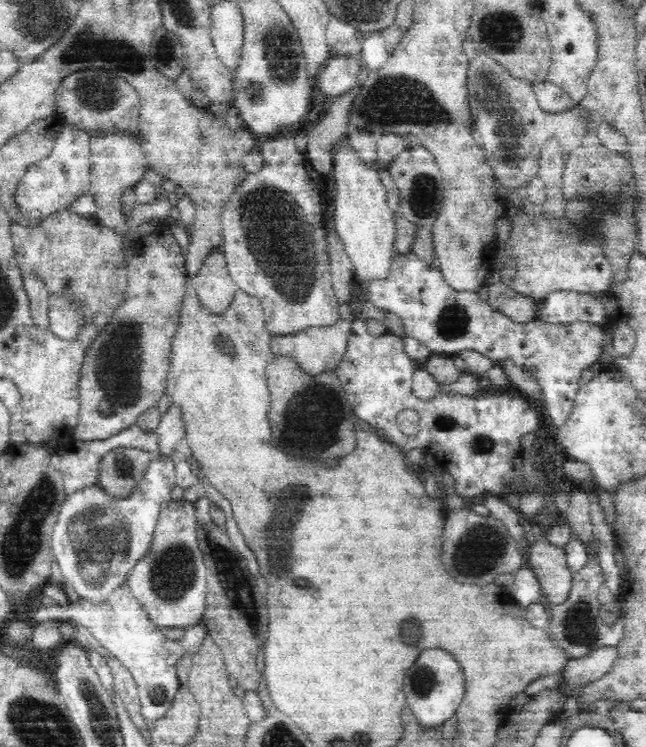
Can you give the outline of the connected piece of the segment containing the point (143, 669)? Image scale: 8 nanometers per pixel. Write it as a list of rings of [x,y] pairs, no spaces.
[[[126,581],[102,594],[102,598],[88,598],[78,594],[78,600],[70,603],[65,610],[53,605],[50,608],[36,607],[36,620],[31,620],[31,623],[37,627],[51,618],[64,623],[74,620],[76,624],[87,627],[94,638],[130,672],[135,680],[141,713],[149,729],[153,729],[158,721],[164,720],[166,713],[174,706],[179,686],[174,664],[185,650],[197,650],[199,640],[206,630],[206,625],[198,622],[196,626],[189,626],[185,630],[182,642],[170,640],[150,620]]]

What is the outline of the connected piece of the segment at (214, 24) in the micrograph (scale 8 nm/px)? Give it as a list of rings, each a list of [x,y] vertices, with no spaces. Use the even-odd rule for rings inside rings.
[[[220,1],[210,6],[211,41],[230,77],[242,44],[242,20],[240,9],[232,1]]]

